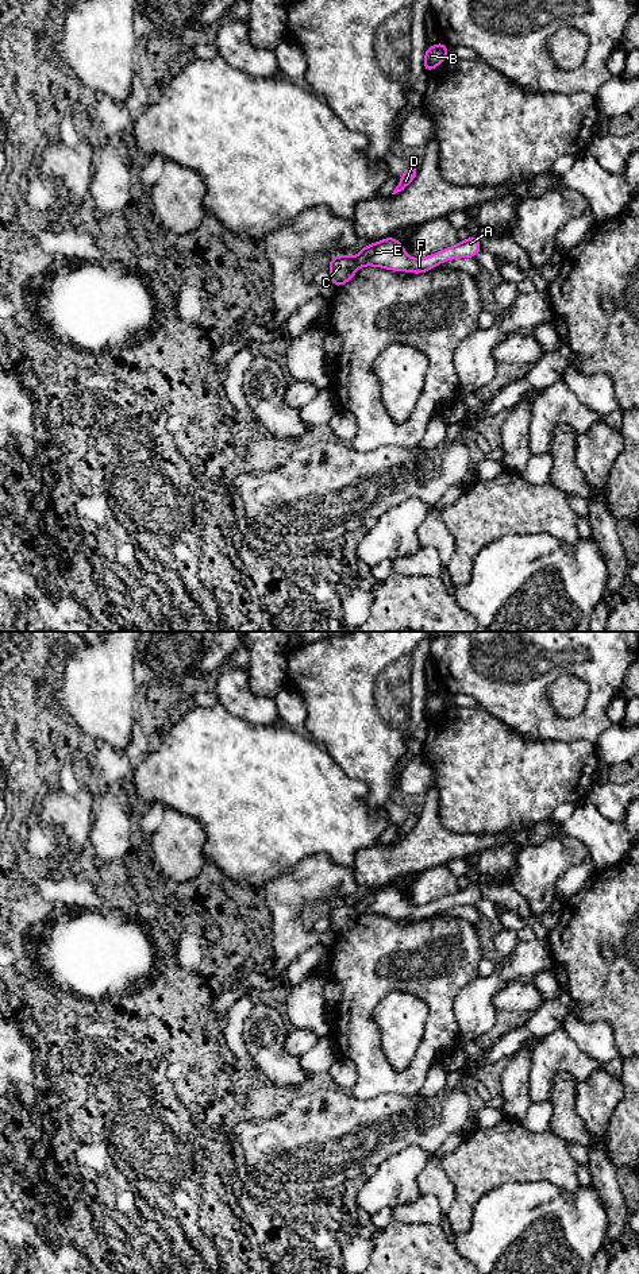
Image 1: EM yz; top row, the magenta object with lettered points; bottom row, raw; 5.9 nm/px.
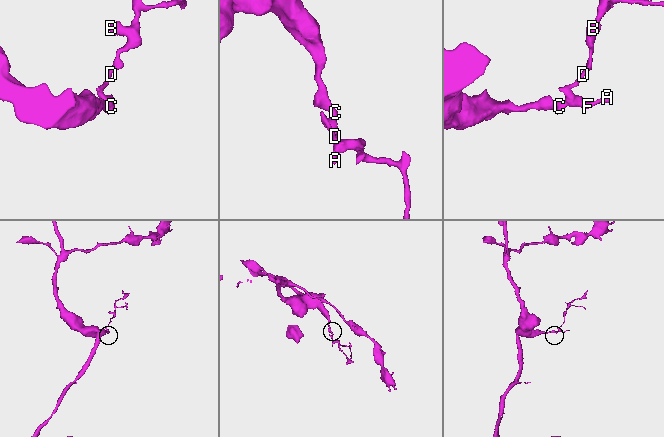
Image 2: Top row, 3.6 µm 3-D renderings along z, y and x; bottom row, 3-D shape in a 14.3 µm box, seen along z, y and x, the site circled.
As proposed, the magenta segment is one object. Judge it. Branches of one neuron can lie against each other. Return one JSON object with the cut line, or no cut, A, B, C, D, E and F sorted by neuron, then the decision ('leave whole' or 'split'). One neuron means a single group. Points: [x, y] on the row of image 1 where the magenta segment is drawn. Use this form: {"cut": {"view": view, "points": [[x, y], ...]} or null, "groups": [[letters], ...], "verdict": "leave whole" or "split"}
{"cut": {"view": "yz", "points": [[353, 258], [360, 266]]}, "groups": [["A", "B", "D", "E", "F"], ["C"]], "verdict": "split"}

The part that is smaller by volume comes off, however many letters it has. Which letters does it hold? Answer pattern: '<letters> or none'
A, B, D, E, F

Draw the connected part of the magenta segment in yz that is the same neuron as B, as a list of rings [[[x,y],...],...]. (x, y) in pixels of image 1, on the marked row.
[[[444,42],[427,47],[424,54],[424,72],[434,70],[444,59],[447,59],[447,45]]]

